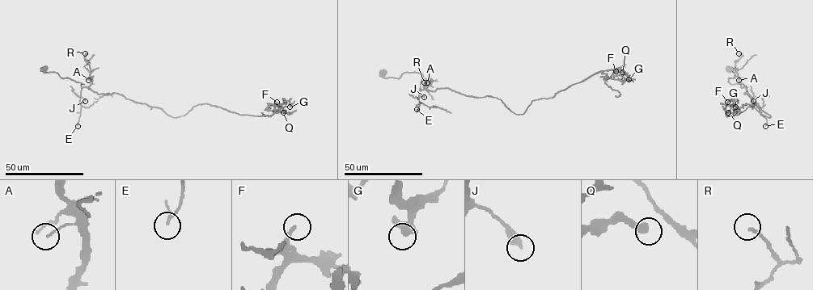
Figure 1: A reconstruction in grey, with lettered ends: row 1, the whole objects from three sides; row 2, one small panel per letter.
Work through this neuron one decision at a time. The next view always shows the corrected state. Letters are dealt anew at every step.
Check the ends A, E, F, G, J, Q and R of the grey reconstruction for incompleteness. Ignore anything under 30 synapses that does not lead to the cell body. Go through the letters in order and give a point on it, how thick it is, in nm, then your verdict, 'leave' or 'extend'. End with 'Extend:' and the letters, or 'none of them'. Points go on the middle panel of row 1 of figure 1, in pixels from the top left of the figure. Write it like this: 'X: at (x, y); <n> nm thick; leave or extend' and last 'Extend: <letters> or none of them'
A: at (427, 82); 80 nm thick; leave
E: at (417, 109); 110 nm thick; leave
F: at (616, 71); 240 nm thick; leave
G: at (628, 79); 260 nm thick; leave
J: at (424, 97); 360 nm thick; leave
Q: at (622, 72); 240 nm thick; leave
R: at (424, 82); 140 nm thick; leave
Extend: none of them

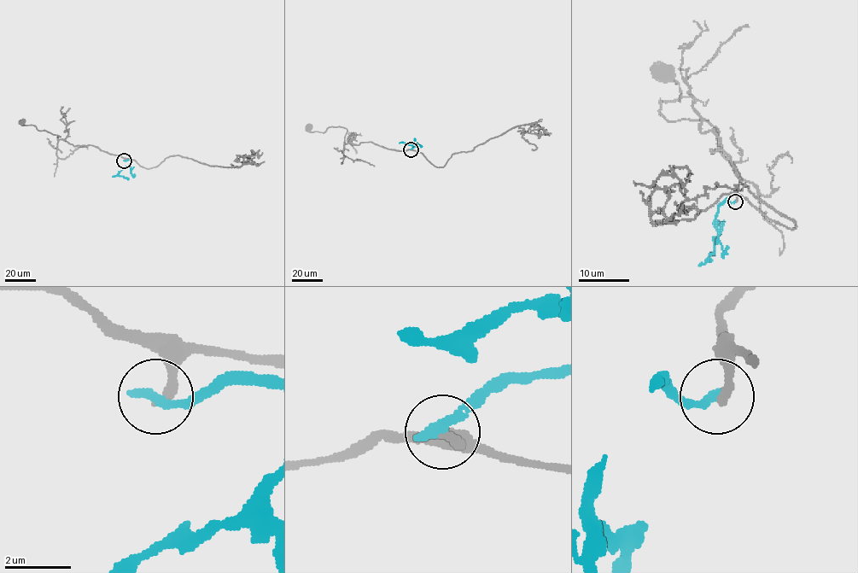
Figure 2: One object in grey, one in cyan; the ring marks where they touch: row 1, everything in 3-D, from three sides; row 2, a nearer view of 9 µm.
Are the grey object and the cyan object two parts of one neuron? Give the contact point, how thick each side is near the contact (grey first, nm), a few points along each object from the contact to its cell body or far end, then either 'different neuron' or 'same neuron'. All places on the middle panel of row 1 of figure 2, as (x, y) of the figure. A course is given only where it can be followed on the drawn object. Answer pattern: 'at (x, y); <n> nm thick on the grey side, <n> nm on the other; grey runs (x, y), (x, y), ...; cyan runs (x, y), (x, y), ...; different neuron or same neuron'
at (411, 149); 280 nm thick on the grey side, 340 nm on the other; grey runs (411, 149), (396, 150), (370, 142), (346, 143), (346, 128), (329, 126), (323, 132), (309, 131), (309, 128); cyan runs (411, 149), (418, 145), (405, 143), (412, 142), (414, 138); different neuron

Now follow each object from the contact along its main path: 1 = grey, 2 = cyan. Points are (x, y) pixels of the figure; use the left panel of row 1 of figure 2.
1: (125, 160), (91, 145), (74, 146), (32, 125), (22, 125), (22, 121)
2: (124, 160), (131, 161), (118, 175), (127, 179)

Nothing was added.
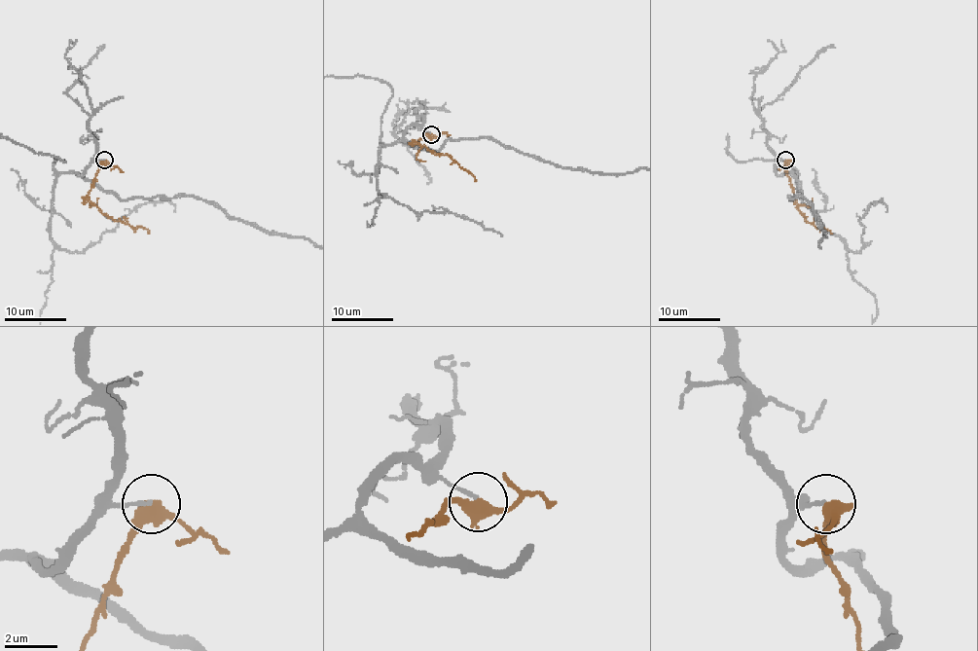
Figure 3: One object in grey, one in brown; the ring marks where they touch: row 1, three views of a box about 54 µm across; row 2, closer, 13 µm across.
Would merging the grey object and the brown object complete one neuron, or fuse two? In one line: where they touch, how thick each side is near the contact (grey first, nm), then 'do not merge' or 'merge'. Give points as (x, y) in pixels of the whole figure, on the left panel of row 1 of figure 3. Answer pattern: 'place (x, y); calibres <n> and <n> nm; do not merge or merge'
place (104, 160); calibres 140 and 480 nm; do not merge

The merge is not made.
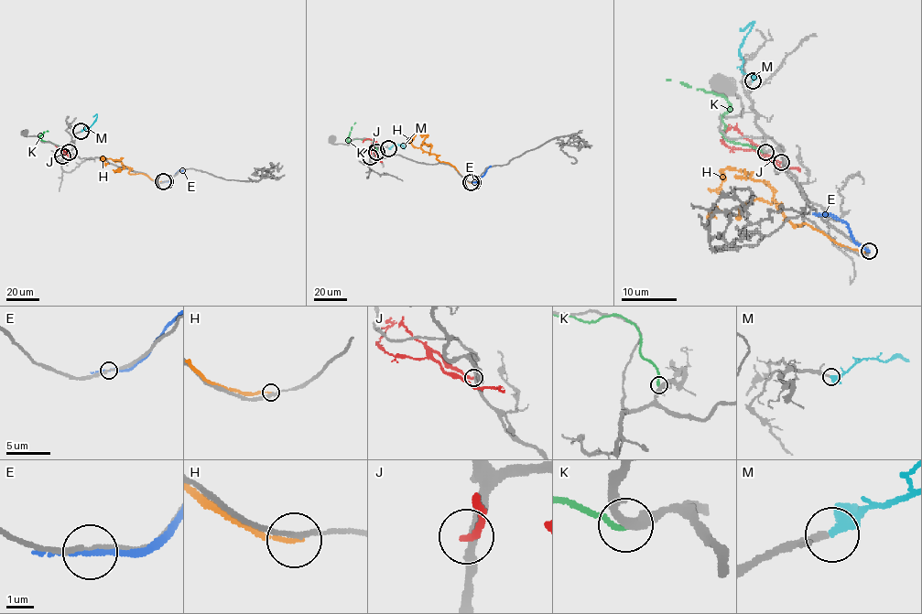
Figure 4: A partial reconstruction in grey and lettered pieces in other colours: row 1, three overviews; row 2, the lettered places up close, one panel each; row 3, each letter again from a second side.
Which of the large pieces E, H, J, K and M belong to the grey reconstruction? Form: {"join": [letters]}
{"join": ["M"]}

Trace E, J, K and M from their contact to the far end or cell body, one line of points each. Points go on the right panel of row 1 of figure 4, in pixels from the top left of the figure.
E: (868, 250), (854, 241), (844, 222), (813, 212)
J: (781, 162), (770, 157), (757, 146), (746, 149), (727, 146), (720, 140), (730, 124)
K: (765, 152), (746, 144), (732, 143), (721, 133), (726, 128), (721, 114), (730, 106), (726, 100), (667, 79)
M: (752, 80), (749, 75), (741, 70), (740, 46), (753, 22), (743, 29), (740, 27)

